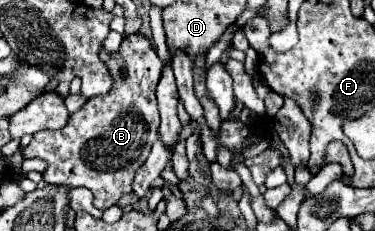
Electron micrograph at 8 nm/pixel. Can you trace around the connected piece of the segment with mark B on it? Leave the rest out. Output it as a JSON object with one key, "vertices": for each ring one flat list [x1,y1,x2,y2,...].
{"vertices":[[140,33,126,37,114,57,104,51,100,57,112,73,112,91,104,97,88,99,82,109,70,115,62,129,34,133,26,149,48,161,48,169,42,173,46,183,86,187,94,193,94,207,104,211,116,205,124,193,132,191,136,169,146,161,152,143,158,137,160,117,156,105,156,85,164,63,158,59,150,39]]}

